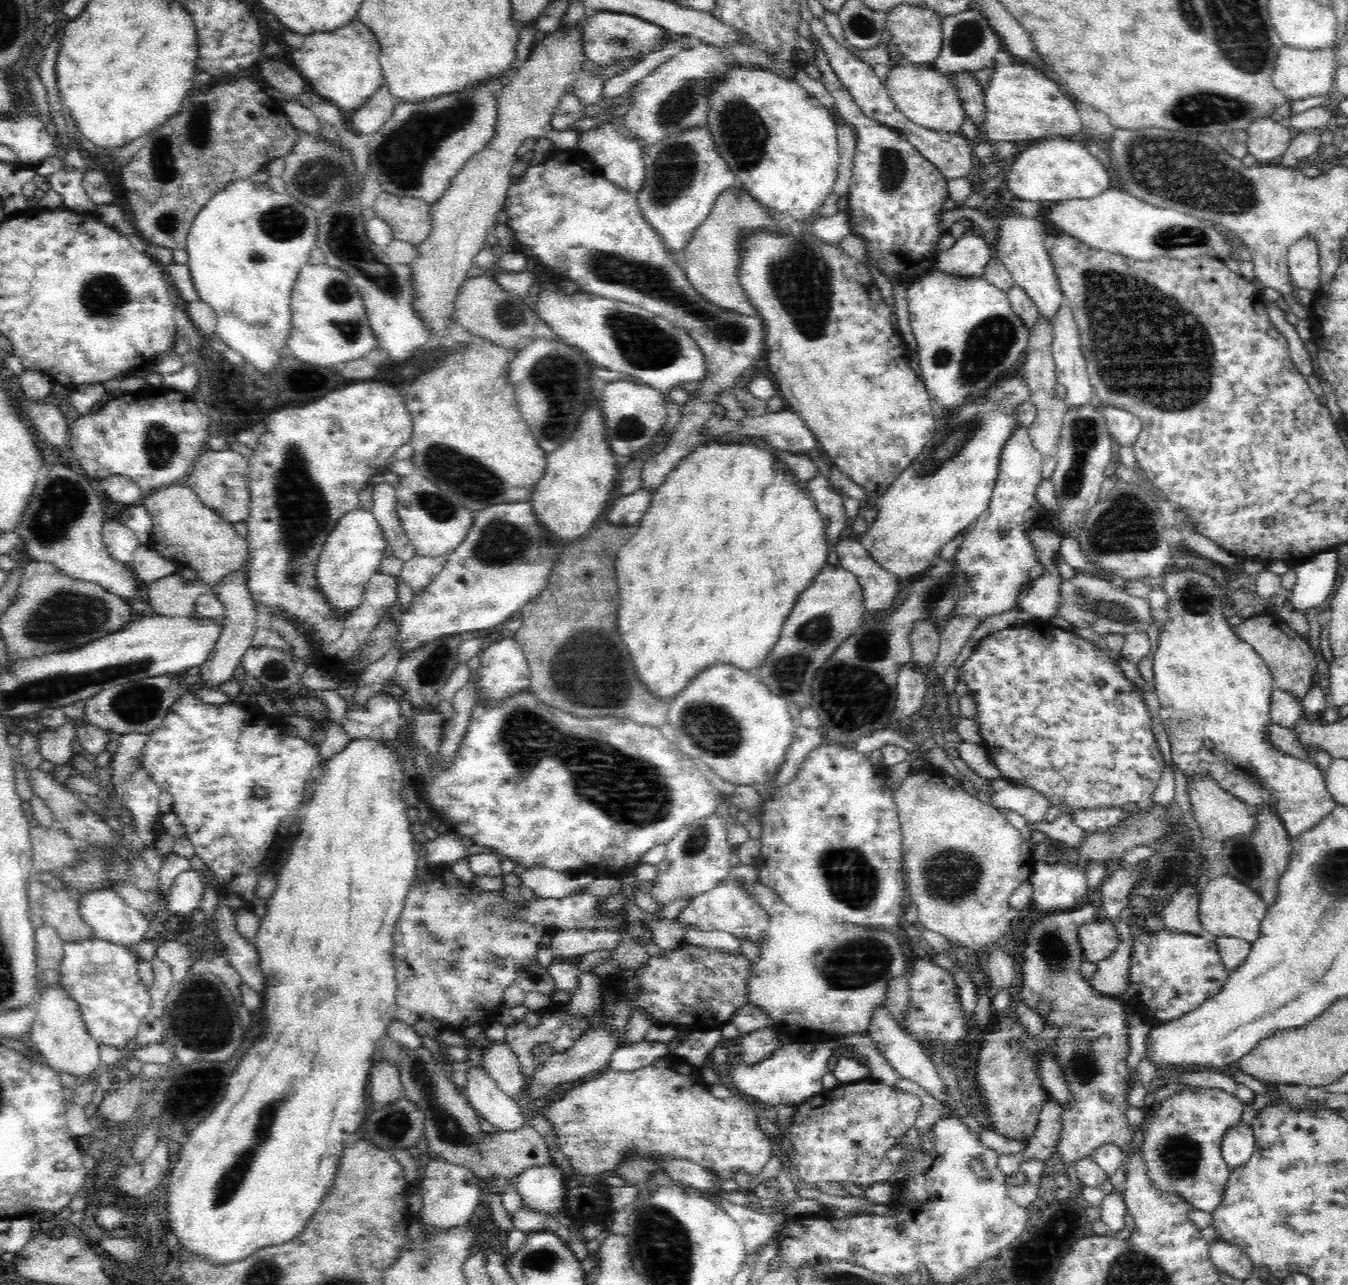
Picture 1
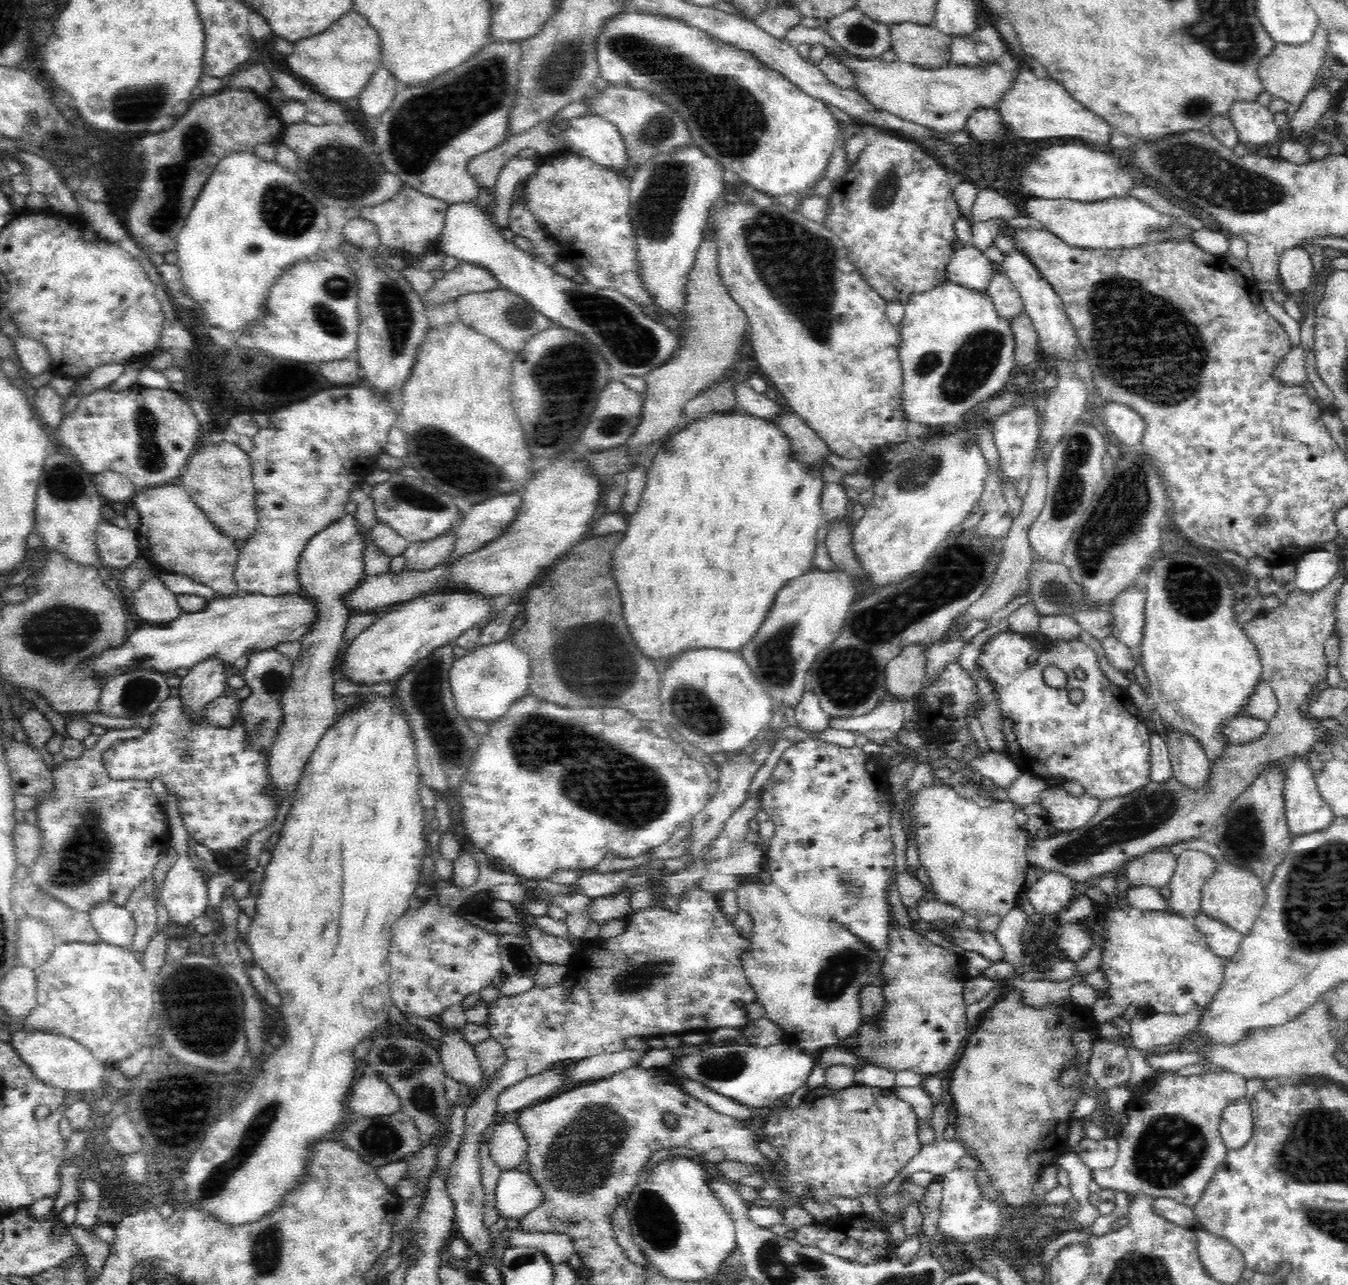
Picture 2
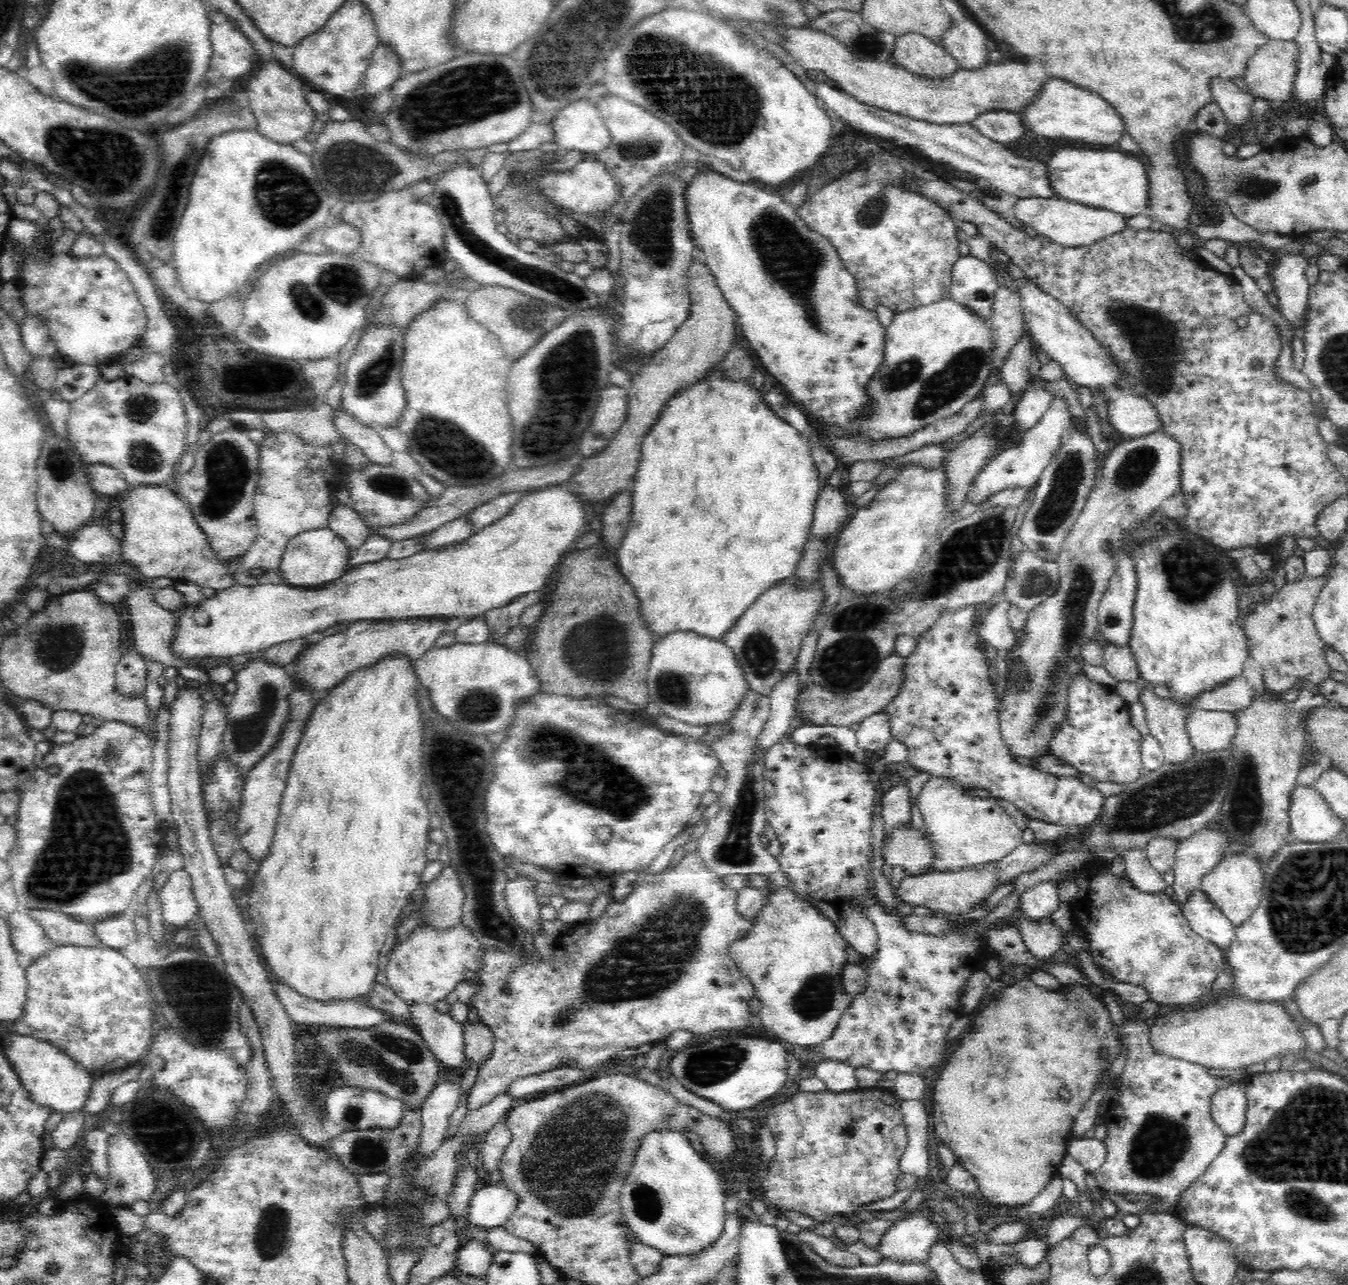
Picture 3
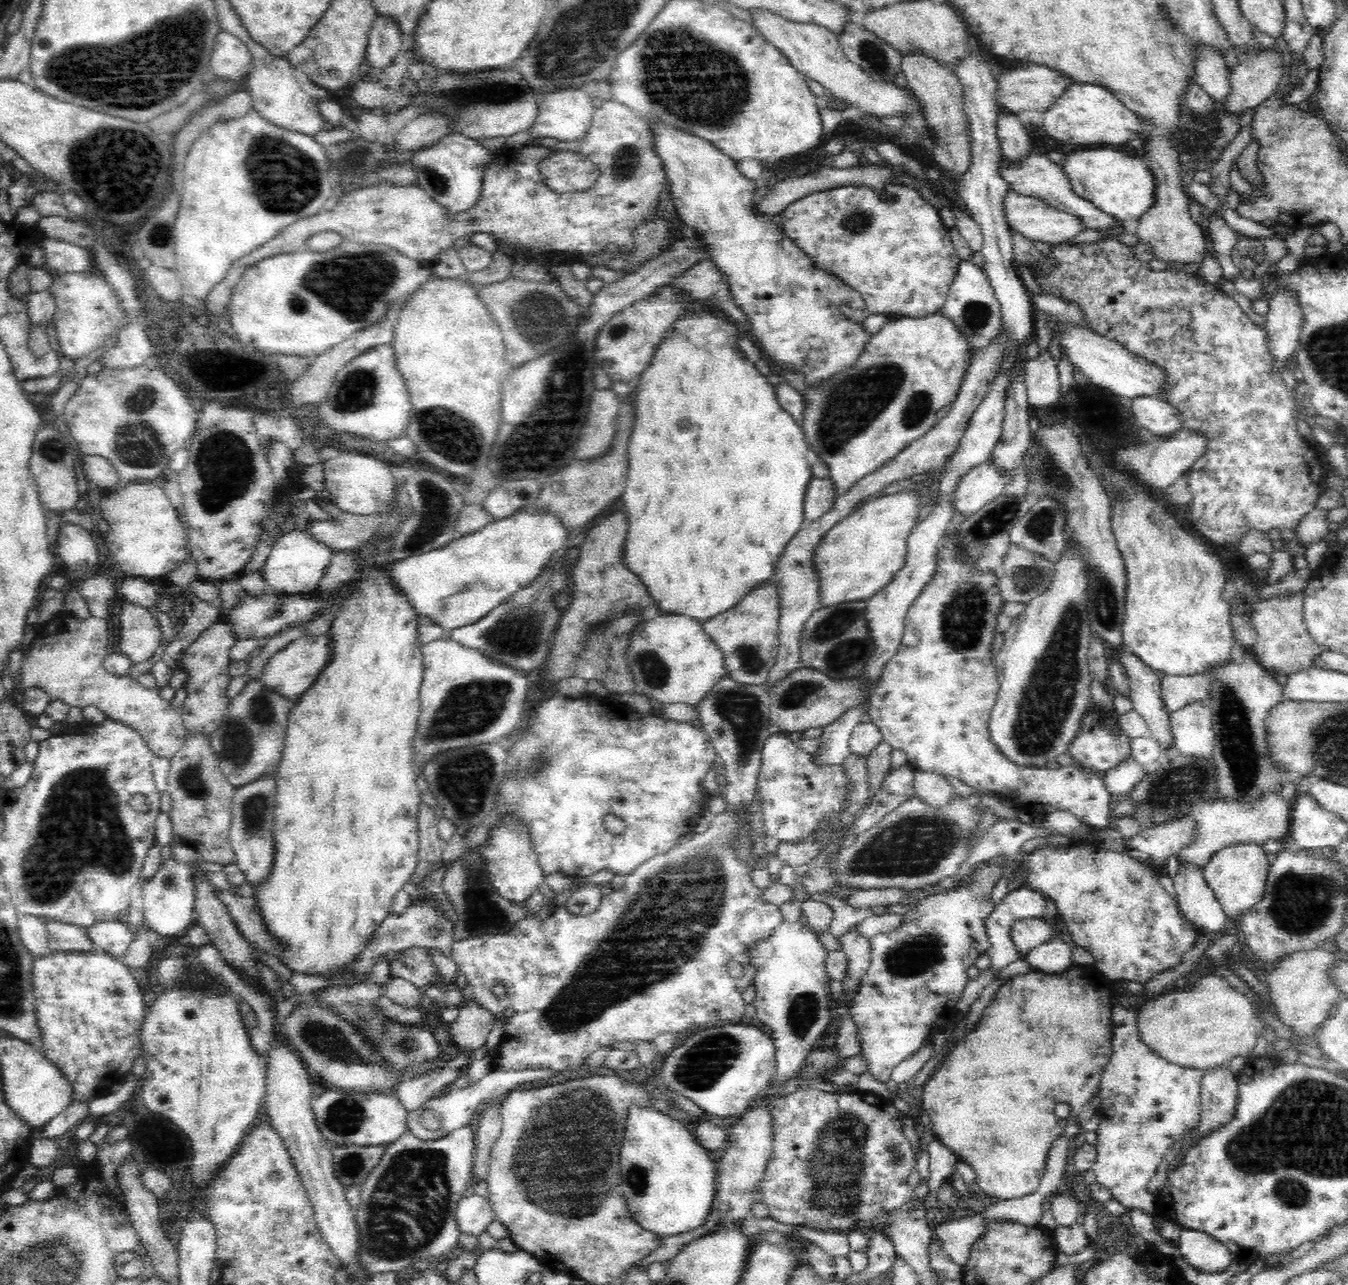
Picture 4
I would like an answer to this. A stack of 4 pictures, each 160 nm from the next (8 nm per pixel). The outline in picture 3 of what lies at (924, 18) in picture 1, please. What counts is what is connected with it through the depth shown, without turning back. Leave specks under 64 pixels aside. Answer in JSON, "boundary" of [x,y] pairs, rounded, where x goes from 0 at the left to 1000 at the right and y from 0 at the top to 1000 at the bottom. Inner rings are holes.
{"boundary":[[[681,26],[665,28],[662,45],[672,54],[693,61],[703,60],[711,52],[698,34]]]}

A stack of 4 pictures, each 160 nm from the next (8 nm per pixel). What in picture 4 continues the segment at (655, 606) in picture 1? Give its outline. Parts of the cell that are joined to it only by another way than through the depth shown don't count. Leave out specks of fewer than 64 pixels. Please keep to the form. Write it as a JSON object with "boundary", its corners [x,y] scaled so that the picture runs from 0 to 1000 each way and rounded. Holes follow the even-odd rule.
{"boundary":[[[523,236],[524,238],[521,241],[507,244],[507,247],[500,251],[500,257],[485,274],[484,283],[470,297],[472,329],[466,344],[467,366],[461,384],[462,398],[467,407],[461,434],[464,435],[464,440],[479,455],[487,470],[484,476],[511,479],[520,486],[528,479],[533,479],[545,473],[555,461],[562,458],[575,446],[577,434],[580,433],[583,423],[591,418],[596,407],[596,386],[601,374],[604,371],[603,356],[596,333],[591,330],[588,323],[579,317],[576,300],[570,297],[568,293],[561,287],[559,282],[556,281],[547,268],[549,263],[546,253],[528,245],[533,239],[528,236]]]}

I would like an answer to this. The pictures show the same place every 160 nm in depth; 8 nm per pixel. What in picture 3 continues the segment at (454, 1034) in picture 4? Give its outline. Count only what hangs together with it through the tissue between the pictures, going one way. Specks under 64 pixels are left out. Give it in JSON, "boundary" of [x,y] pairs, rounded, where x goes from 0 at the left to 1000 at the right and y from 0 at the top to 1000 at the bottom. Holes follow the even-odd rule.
{"boundary":[[[357,795],[343,797],[344,819],[348,827],[358,828],[362,826],[366,817],[367,805]]]}

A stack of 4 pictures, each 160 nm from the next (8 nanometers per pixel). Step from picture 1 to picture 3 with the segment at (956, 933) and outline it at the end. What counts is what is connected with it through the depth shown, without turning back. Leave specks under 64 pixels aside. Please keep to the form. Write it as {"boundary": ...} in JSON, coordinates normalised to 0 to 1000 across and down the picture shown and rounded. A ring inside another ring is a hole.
{"boundary":[[[691,605],[685,612],[680,627],[685,635],[685,646],[693,662],[691,677],[714,678],[740,671],[760,655],[758,644],[752,637],[735,622],[716,619],[700,605]]]}

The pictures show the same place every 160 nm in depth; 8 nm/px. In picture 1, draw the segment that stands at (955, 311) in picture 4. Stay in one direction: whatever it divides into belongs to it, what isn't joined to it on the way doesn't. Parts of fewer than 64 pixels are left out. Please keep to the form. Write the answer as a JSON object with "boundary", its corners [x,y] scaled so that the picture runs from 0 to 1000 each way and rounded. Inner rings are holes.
{"boundary":[[[721,177],[709,186],[708,191],[694,198],[693,208],[702,213],[728,216],[731,207],[737,200],[735,192],[730,184],[722,182]]]}

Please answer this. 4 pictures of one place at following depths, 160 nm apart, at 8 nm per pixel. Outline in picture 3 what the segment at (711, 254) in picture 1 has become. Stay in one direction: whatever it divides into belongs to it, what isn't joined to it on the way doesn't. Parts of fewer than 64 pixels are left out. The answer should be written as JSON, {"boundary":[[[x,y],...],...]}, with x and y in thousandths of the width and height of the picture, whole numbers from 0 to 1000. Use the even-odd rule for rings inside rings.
{"boundary":[[[515,204],[512,208],[510,215],[511,230],[513,232],[510,247],[506,254],[503,254],[501,260],[494,267],[494,269],[485,274],[481,282],[476,285],[475,289],[470,294],[467,302],[464,301],[466,323],[462,333],[444,353],[435,356],[429,369],[426,369],[426,372],[421,376],[423,381],[432,387],[432,390],[433,390],[435,394],[436,394],[436,391],[451,389],[451,388],[454,388],[462,381],[466,381],[469,378],[470,371],[473,367],[477,352],[476,342],[481,340],[483,334],[490,328],[491,320],[493,319],[495,314],[499,309],[504,308],[504,306],[510,301],[513,301],[518,297],[521,297],[524,294],[525,288],[531,286],[539,279],[539,275],[543,272],[543,269],[546,267],[546,252],[545,251],[546,244],[537,232],[534,223],[532,222],[532,218],[524,205]]]}

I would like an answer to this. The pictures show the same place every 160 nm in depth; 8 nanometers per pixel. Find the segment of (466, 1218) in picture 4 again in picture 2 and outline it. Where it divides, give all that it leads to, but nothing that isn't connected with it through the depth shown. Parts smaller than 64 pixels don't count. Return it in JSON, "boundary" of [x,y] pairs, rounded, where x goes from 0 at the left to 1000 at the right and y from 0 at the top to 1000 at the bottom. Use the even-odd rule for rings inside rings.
{"boundary":[[[390,909],[374,911],[368,923],[368,941],[376,949],[390,946],[404,934],[404,927]]]}

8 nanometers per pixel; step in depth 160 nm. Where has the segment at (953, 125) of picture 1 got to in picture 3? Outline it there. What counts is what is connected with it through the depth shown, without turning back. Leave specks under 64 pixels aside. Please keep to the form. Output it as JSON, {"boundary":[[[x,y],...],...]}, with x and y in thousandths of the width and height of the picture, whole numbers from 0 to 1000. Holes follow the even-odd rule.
{"boundary":[[[585,21],[583,25],[580,25],[580,29],[582,30],[581,37],[589,44],[591,50],[598,54],[609,54],[613,58],[614,64],[631,73],[636,79],[691,96],[720,96],[726,92],[726,89],[734,86],[757,88],[766,79],[767,75],[775,65],[764,61],[761,58],[761,50],[757,50],[757,48],[749,48],[749,50],[734,48],[731,51],[723,54],[711,51],[705,58],[693,61],[680,58],[663,47],[650,48],[635,45],[626,34],[620,32],[618,28],[602,22]]]}

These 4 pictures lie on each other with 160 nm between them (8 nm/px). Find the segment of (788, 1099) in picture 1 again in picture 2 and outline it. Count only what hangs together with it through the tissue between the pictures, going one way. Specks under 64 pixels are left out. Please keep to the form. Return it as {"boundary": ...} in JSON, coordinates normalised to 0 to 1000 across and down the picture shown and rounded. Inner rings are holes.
{"boundary":[[[579,812],[573,814],[540,813],[527,815],[502,824],[501,830],[507,838],[521,842],[528,848],[549,859],[565,862],[576,861],[578,855],[599,845],[604,831],[605,820],[596,819],[592,813]],[[574,859],[574,861],[573,861]]]}

